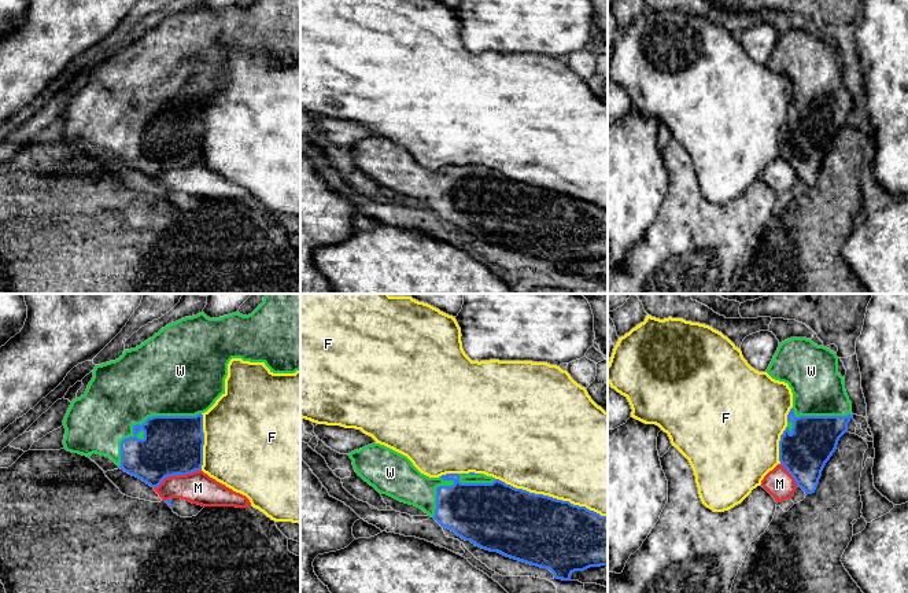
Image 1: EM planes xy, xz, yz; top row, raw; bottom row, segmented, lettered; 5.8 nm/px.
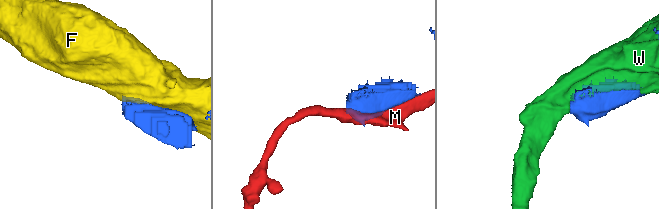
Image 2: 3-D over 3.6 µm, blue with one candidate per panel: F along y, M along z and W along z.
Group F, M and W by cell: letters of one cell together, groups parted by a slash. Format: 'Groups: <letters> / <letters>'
Groups: F / M / W

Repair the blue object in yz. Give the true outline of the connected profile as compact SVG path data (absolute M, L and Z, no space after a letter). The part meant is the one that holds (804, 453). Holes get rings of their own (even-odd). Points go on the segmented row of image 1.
M790 338L779 343L767 373L775 380L787 383L793 393L793 408L779 441L779 461L797 486L805 494L812 494L826 463L835 452L839 438L848 432L848 423L853 417L845 379L838 373L838 357L811 339Z

